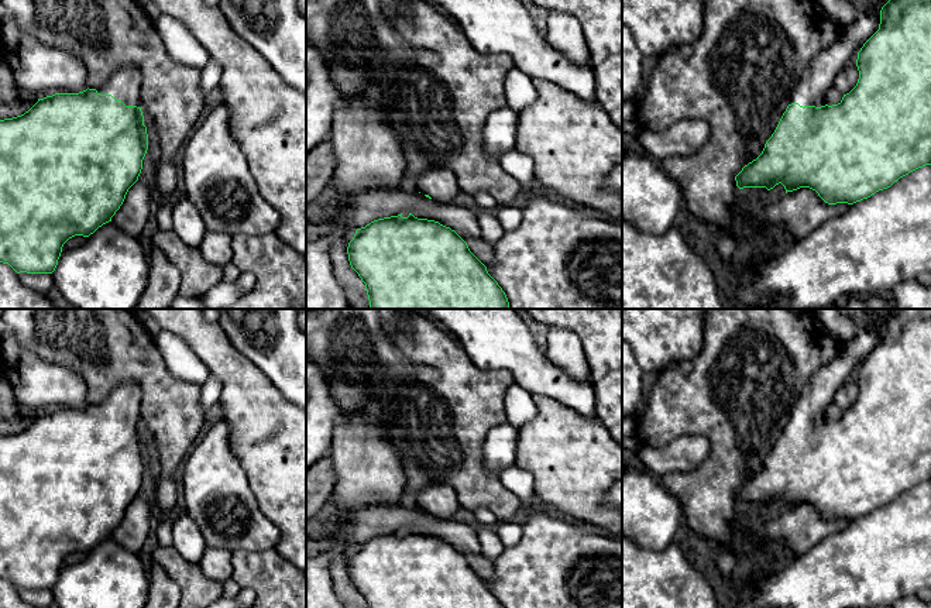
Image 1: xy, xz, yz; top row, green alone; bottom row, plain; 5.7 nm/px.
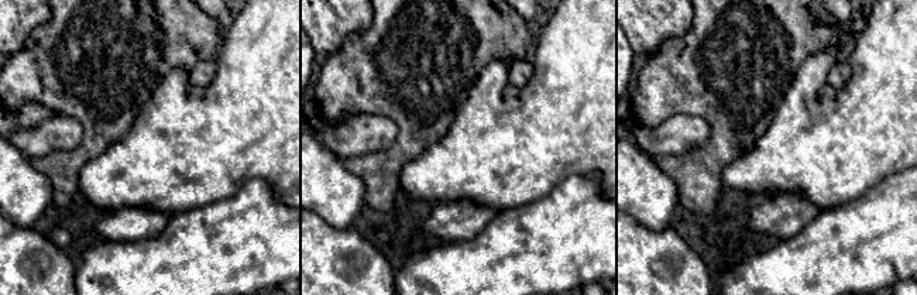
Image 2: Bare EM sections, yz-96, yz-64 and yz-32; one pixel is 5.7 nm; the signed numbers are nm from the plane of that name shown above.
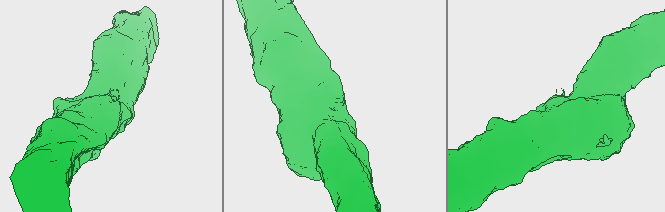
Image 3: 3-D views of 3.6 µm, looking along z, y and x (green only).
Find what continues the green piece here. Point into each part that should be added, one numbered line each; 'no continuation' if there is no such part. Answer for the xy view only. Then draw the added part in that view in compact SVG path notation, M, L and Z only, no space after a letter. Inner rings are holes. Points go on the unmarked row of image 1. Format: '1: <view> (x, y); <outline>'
1: xy (124, 401); M126 382L116 388L103 402L96 406L100 411L111 411L116 416L121 416L126 422L141 423L140 403L141 389L133 382Z

